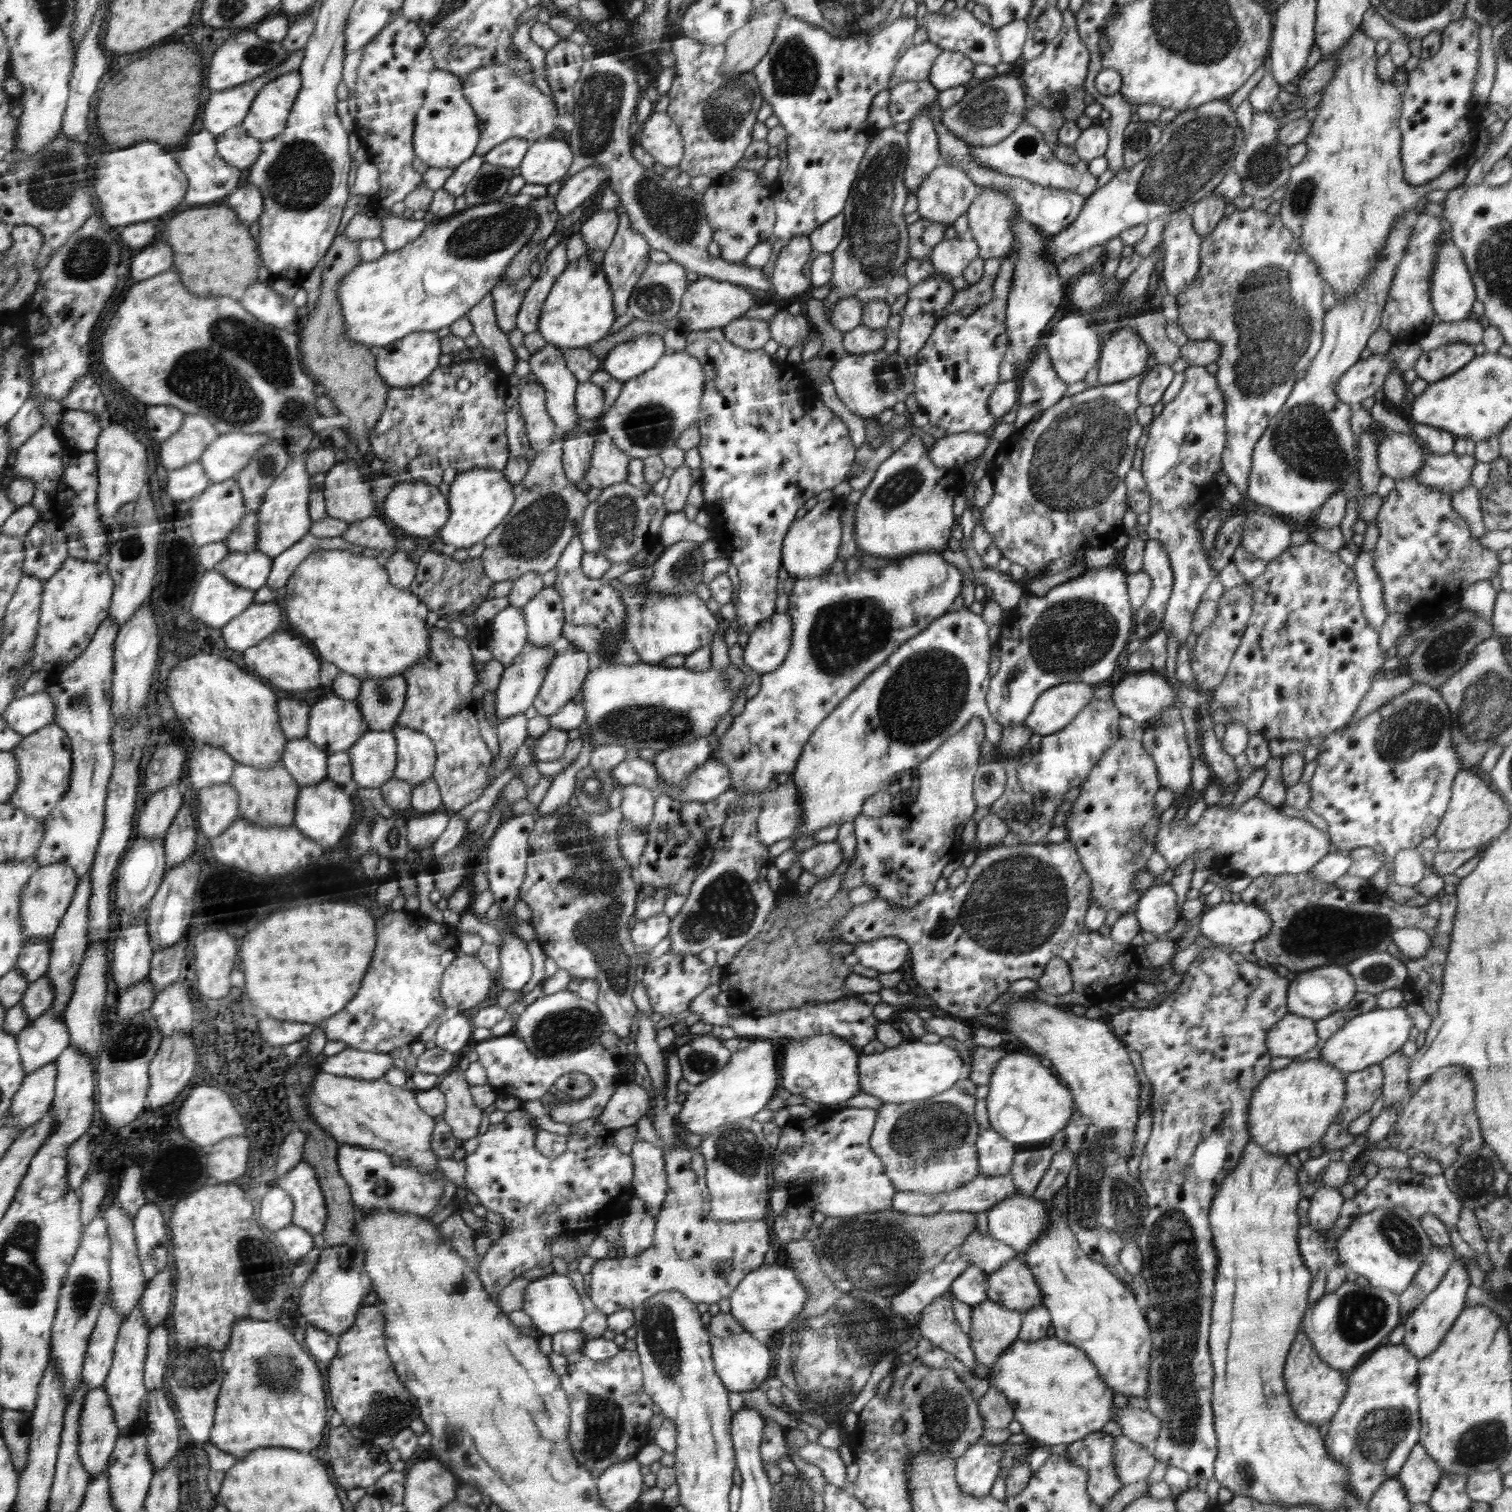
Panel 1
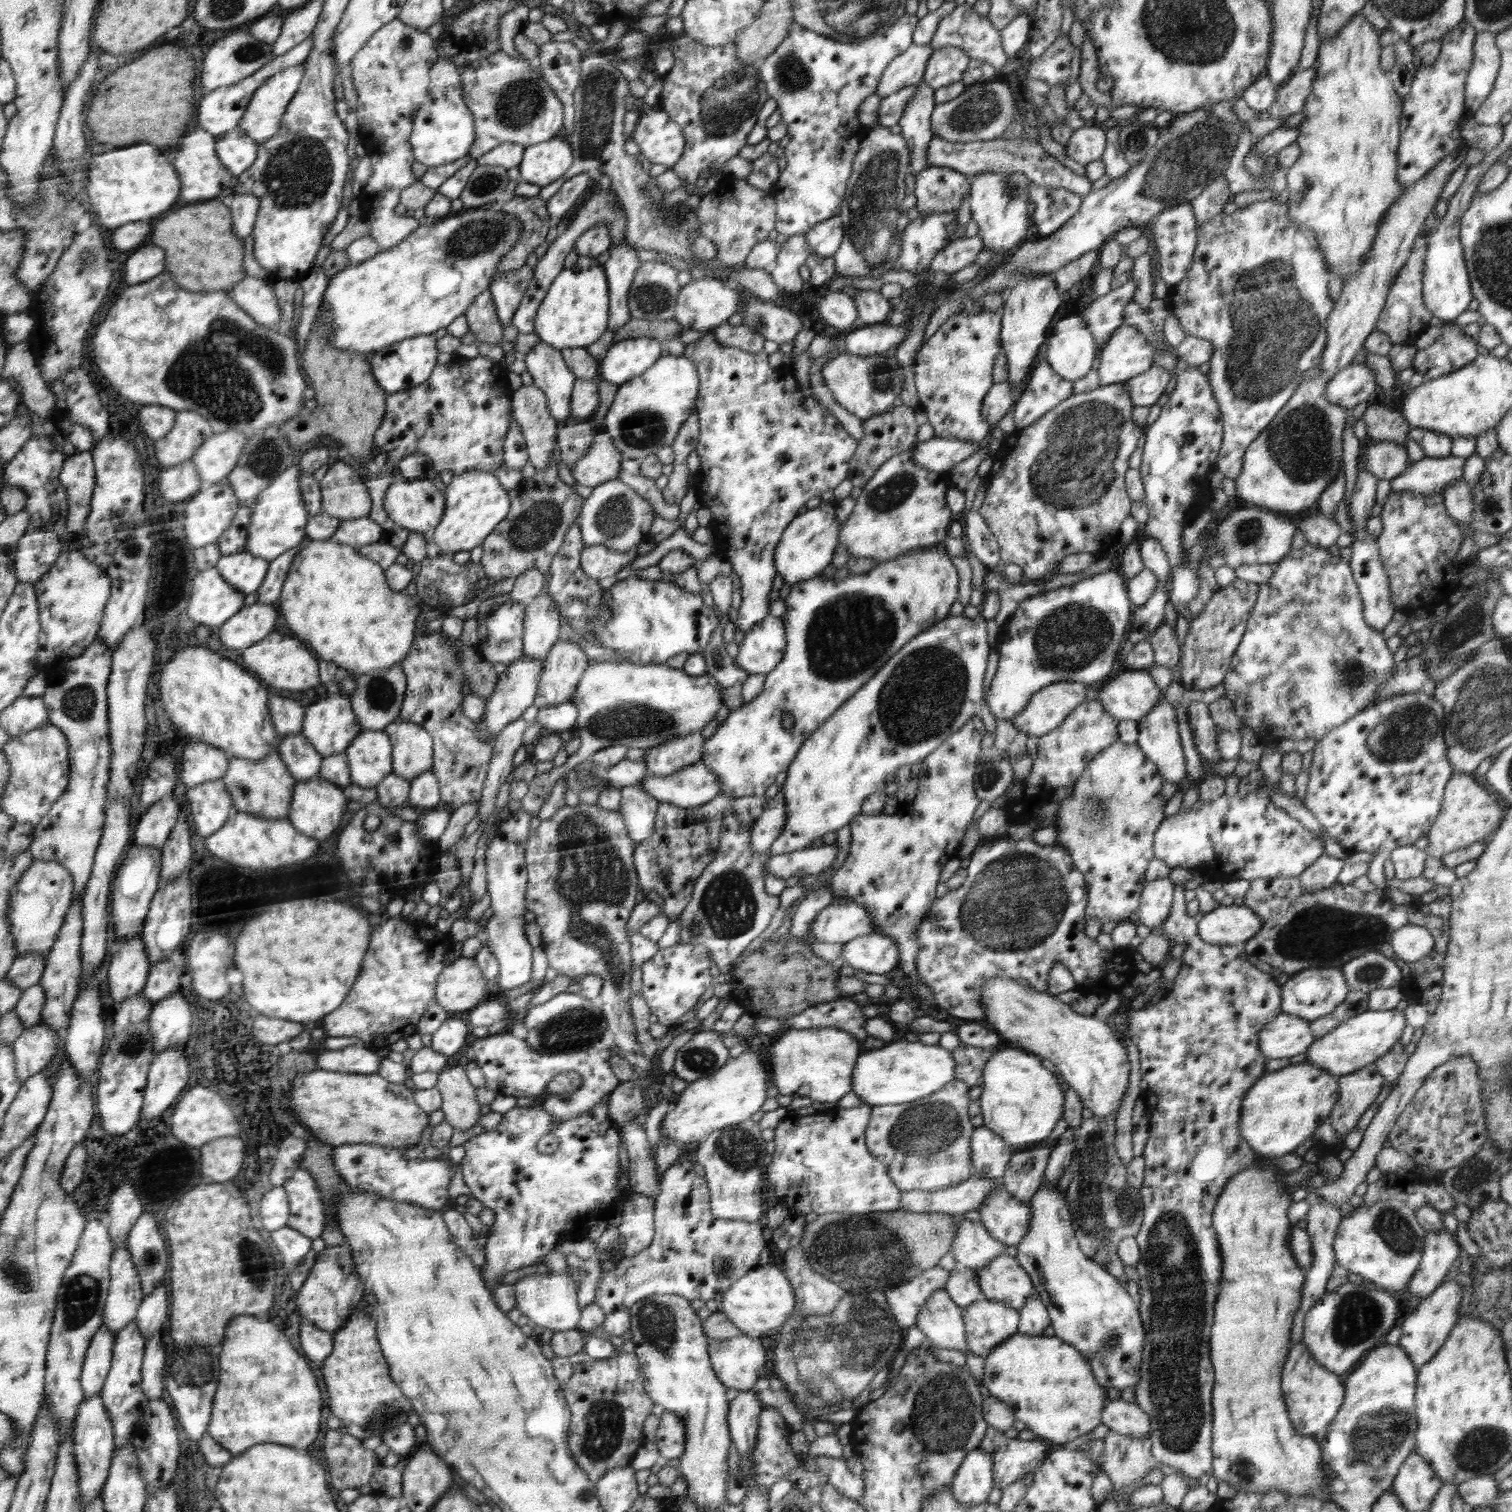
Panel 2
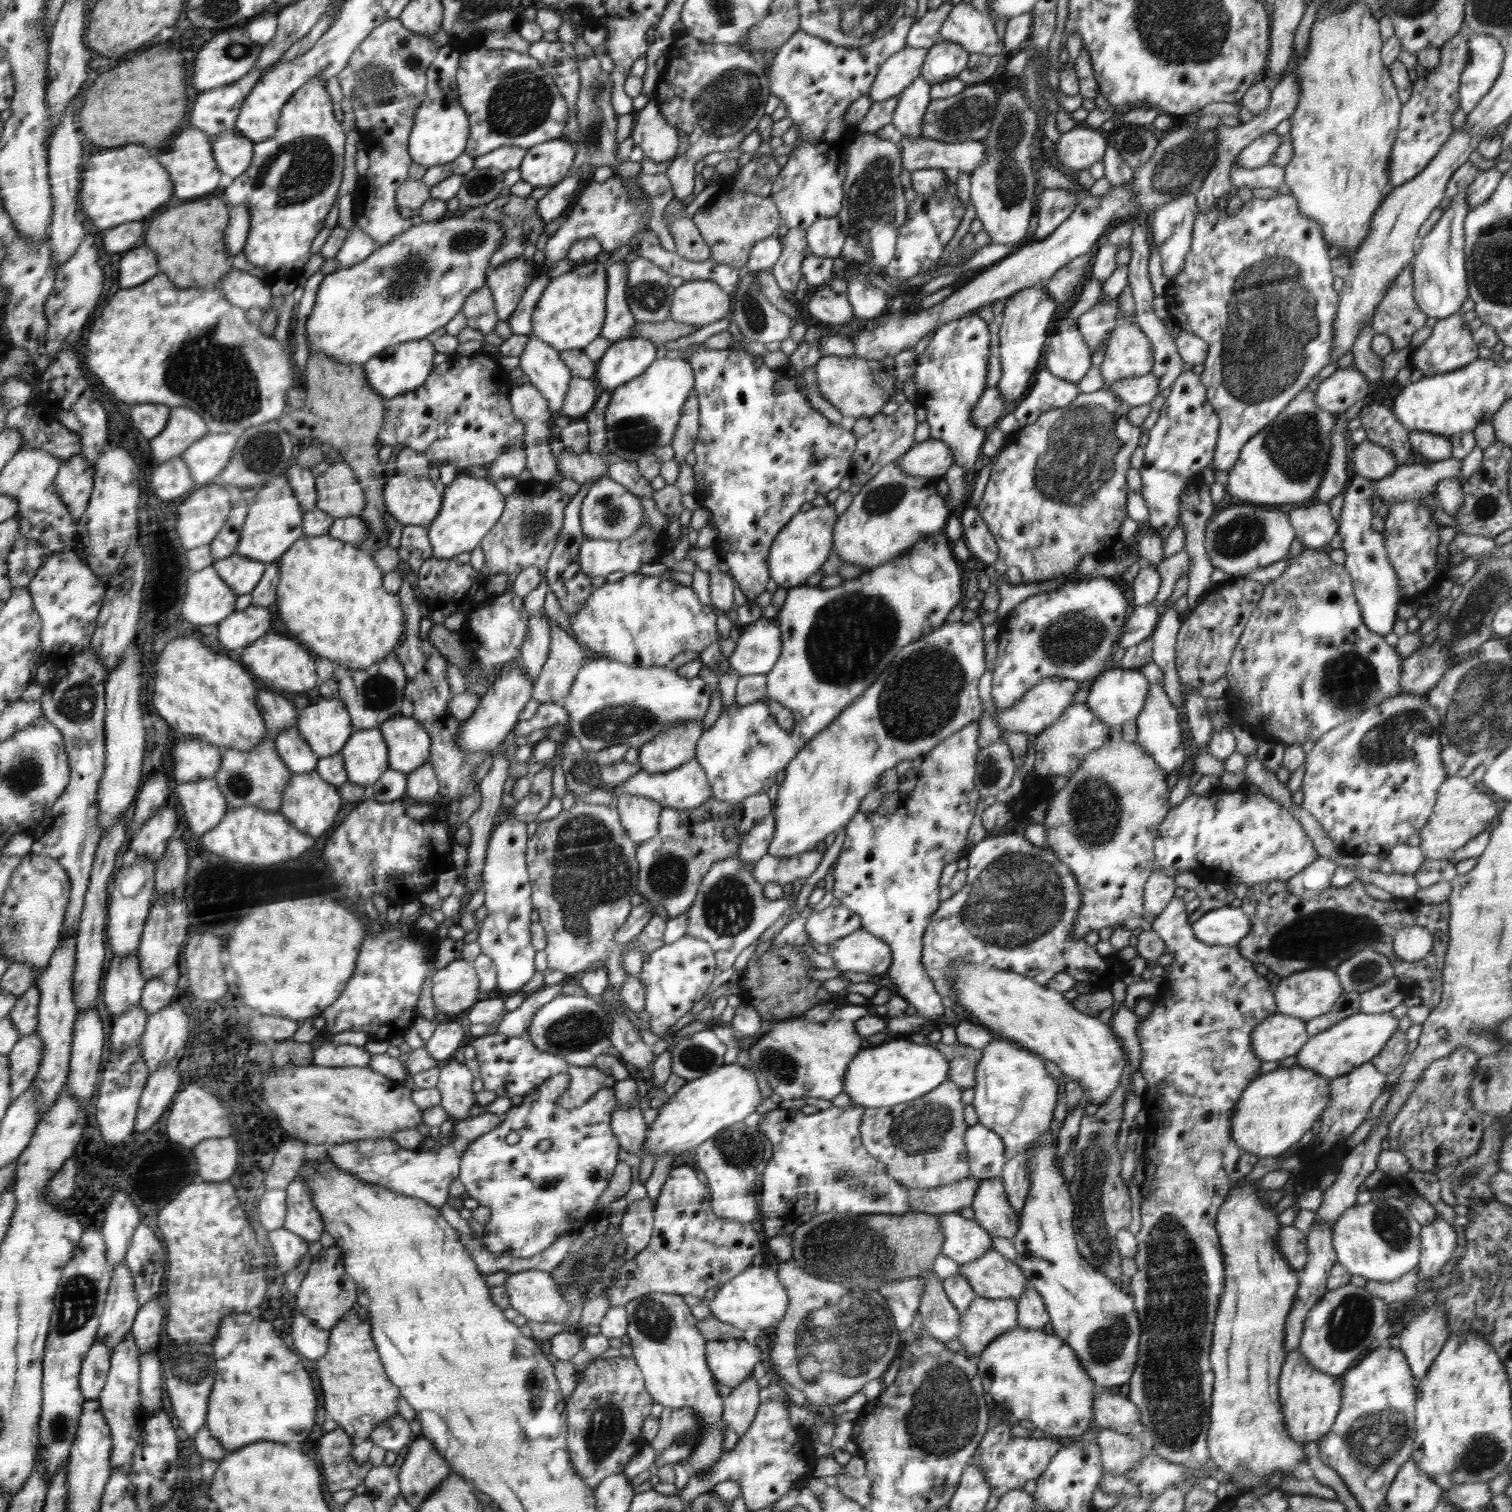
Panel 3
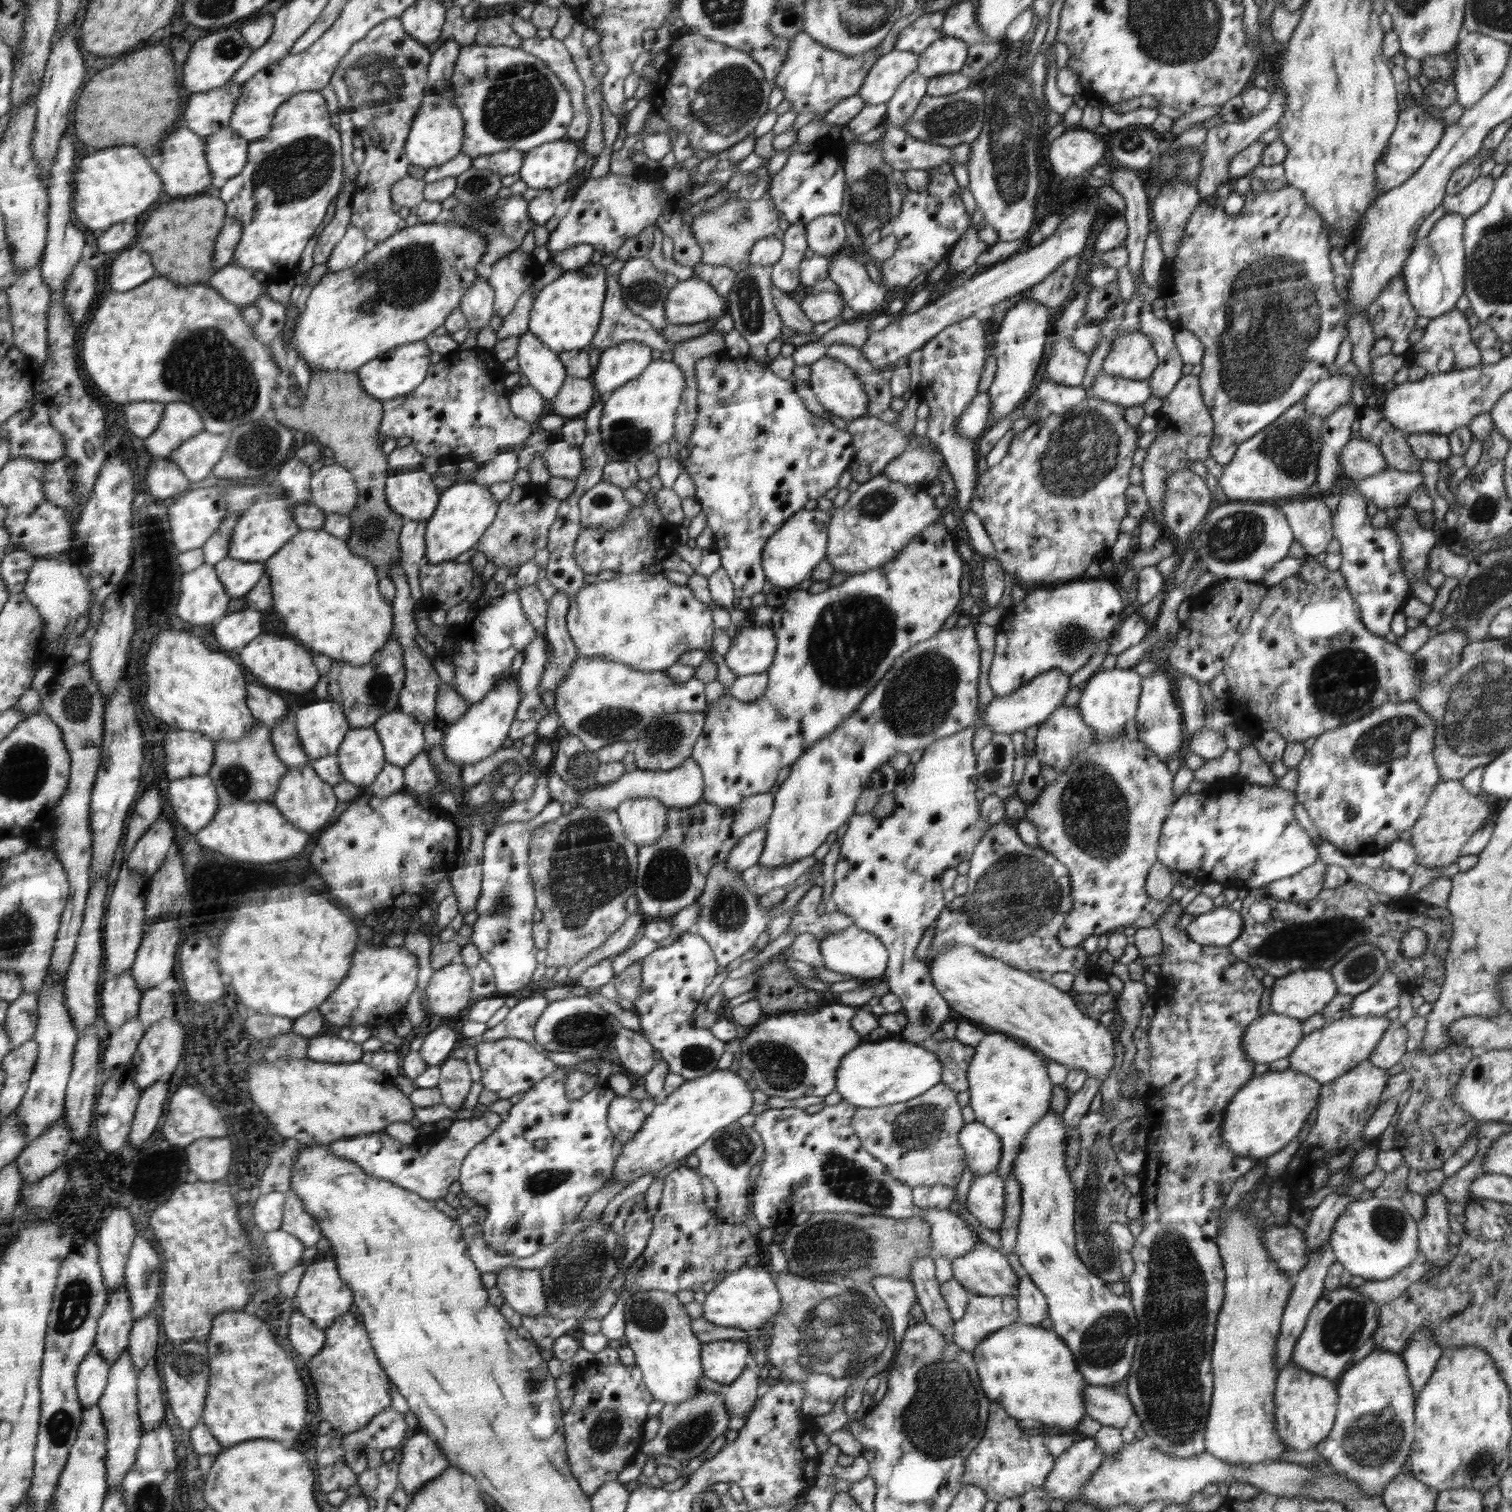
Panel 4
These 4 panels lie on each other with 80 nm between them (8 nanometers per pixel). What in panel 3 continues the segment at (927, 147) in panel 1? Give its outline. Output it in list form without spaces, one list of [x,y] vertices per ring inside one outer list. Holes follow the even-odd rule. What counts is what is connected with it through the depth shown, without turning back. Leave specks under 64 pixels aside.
[[[920,74],[897,95],[891,121],[898,134],[911,139],[922,136],[922,117],[931,101],[930,89],[931,84]]]

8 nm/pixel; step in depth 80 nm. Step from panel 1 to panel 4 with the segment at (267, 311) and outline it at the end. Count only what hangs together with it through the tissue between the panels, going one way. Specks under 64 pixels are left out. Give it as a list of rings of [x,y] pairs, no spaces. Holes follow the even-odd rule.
[[[231,264],[212,274],[207,285],[238,306],[250,306],[266,292],[266,285],[258,282],[253,270]]]

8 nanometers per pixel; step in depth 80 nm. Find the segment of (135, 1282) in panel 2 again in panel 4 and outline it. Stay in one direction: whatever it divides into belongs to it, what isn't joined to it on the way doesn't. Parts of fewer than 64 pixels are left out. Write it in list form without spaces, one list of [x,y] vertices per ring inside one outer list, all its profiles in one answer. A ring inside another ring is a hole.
[[[126,1280],[114,1291],[105,1305],[105,1312],[97,1327],[95,1348],[101,1352],[102,1359],[110,1368],[114,1361],[129,1347],[130,1333],[133,1331],[133,1304],[130,1303],[129,1292],[126,1291]]]

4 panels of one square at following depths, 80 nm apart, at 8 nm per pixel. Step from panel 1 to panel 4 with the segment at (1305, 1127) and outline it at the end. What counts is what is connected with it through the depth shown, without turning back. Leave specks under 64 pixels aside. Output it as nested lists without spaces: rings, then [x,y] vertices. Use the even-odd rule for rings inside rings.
[[[1290,1068],[1253,1076],[1226,1106],[1221,1124],[1223,1146],[1238,1156],[1256,1160],[1276,1154],[1298,1136],[1312,1108],[1317,1107],[1320,1092],[1322,1084],[1318,1080]]]

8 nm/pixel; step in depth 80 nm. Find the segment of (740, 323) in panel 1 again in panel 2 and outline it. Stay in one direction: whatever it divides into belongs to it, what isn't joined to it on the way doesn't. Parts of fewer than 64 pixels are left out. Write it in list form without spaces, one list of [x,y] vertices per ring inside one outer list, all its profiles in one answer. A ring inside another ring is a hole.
[[[724,323],[714,329],[714,335],[716,335],[718,343],[724,345],[724,347],[737,347],[752,354],[763,351],[766,341],[762,335],[758,335],[758,333],[742,324],[734,327],[730,326],[729,323]]]

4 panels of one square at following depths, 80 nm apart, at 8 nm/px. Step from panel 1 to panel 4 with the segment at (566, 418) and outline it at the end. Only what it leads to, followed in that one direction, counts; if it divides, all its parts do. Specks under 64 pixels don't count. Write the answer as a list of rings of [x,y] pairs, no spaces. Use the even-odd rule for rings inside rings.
[[[532,332],[520,334],[516,359],[520,363],[519,373],[528,378],[532,386],[548,402],[561,390],[568,375],[559,354],[544,345]]]

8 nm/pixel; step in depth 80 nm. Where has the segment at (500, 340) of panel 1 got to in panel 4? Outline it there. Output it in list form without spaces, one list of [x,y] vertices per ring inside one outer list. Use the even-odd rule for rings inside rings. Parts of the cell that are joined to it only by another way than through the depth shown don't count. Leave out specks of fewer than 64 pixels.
[[[479,276],[466,289],[465,296],[461,298],[459,309],[466,317],[468,328],[479,332],[484,327],[490,326],[490,319],[495,315],[494,297],[495,292],[484,276]]]

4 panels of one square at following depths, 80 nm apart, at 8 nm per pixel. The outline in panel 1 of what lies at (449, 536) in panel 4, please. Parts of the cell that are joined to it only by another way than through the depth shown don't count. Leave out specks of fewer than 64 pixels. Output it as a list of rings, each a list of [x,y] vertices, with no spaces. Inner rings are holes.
[[[473,469],[468,473],[461,473],[450,484],[449,488],[449,506],[452,511],[449,520],[442,528],[440,538],[444,544],[452,544],[454,548],[470,548],[477,542],[484,541],[498,525],[502,519],[510,512],[513,507],[515,496],[512,490],[514,484],[506,479],[505,472],[493,469]]]

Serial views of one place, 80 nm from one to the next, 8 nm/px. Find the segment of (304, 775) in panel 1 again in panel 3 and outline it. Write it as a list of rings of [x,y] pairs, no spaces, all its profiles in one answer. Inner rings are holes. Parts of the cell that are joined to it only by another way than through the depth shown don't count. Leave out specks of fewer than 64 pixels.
[[[297,725],[279,732],[275,738],[277,753],[293,773],[304,774],[315,770],[319,756],[312,752],[310,745],[301,737]]]

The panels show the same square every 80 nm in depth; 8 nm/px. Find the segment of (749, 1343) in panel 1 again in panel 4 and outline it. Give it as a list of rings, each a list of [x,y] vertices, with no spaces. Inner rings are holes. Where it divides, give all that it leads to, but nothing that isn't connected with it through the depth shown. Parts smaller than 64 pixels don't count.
[[[744,1340],[705,1343],[701,1354],[703,1375],[727,1386],[745,1372],[744,1366],[748,1356],[750,1350]]]

